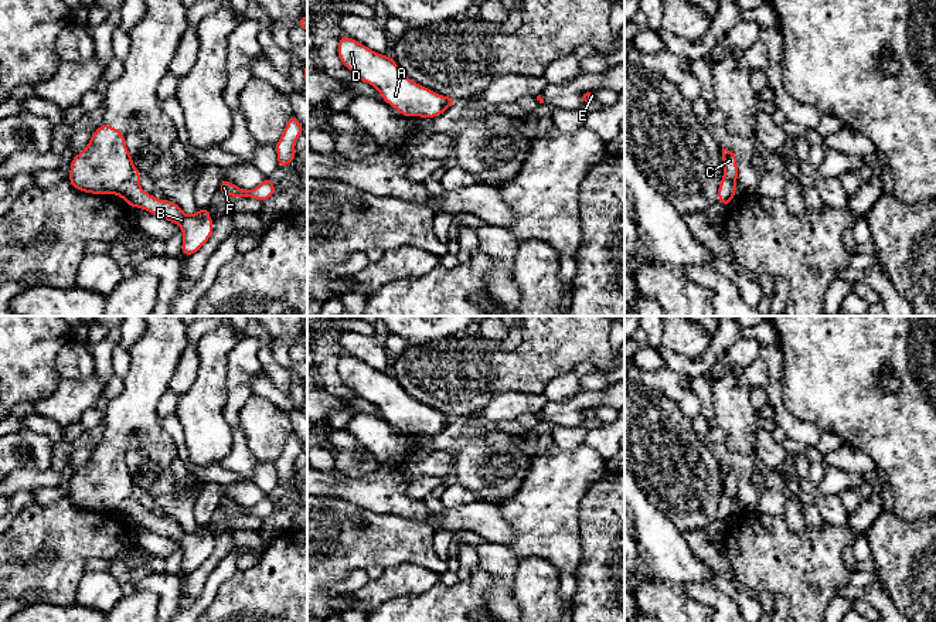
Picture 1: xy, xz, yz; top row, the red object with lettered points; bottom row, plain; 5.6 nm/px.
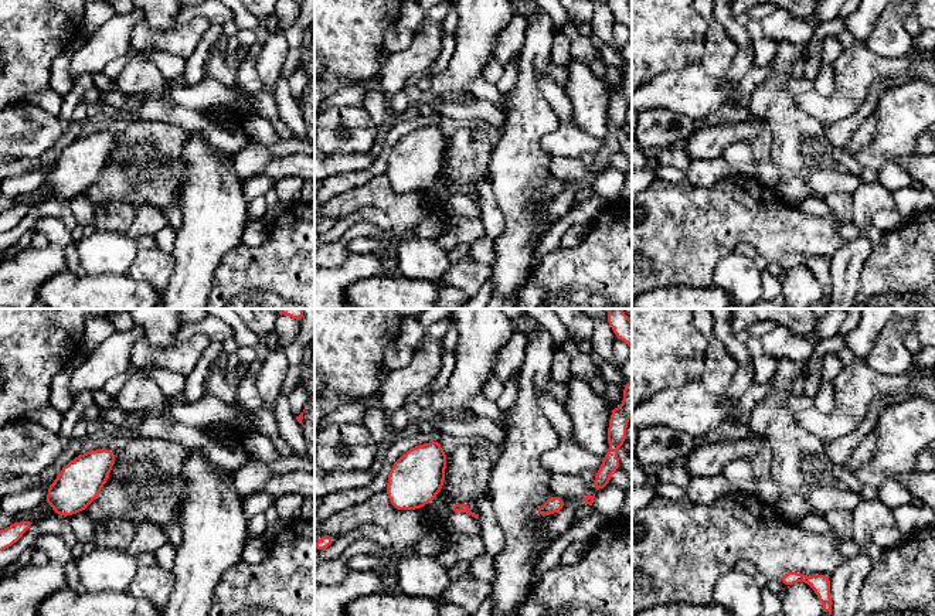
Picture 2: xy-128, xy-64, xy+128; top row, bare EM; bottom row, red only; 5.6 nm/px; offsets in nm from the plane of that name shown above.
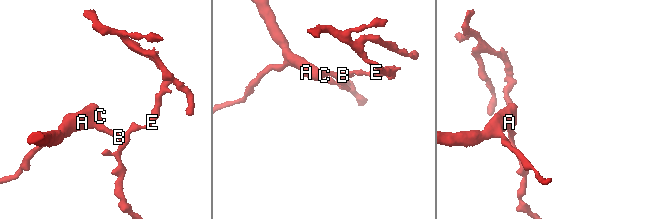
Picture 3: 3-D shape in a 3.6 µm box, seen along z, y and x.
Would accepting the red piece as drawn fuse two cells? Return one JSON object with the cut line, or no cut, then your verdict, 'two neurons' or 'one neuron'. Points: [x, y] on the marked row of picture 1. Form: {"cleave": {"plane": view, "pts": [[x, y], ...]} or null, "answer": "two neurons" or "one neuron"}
{"cleave": {"plane": "xy", "pts": [[133, 167], [133, 173], [115, 193]]}, "answer": "two neurons"}

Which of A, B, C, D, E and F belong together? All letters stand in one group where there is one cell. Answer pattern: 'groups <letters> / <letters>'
groups A C D / B E F

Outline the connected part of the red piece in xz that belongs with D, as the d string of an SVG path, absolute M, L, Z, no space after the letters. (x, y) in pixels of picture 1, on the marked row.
M346 35L340 37L337 54L355 79L372 85L405 118L432 119L449 108L442 95L408 78L391 55L381 55Z

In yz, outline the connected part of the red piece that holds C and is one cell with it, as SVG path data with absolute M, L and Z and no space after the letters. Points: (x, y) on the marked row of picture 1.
M722 147L722 163L724 163L724 177L736 181L739 177L738 166L736 166L738 156L734 150L728 150Z

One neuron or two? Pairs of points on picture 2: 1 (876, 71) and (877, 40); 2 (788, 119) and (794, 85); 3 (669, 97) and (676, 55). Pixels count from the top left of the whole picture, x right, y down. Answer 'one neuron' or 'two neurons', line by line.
1: two neurons
2: two neurons
3: two neurons

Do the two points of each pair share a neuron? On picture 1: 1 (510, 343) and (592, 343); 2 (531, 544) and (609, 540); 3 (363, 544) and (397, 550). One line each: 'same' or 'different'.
1: different
2: different
3: same

